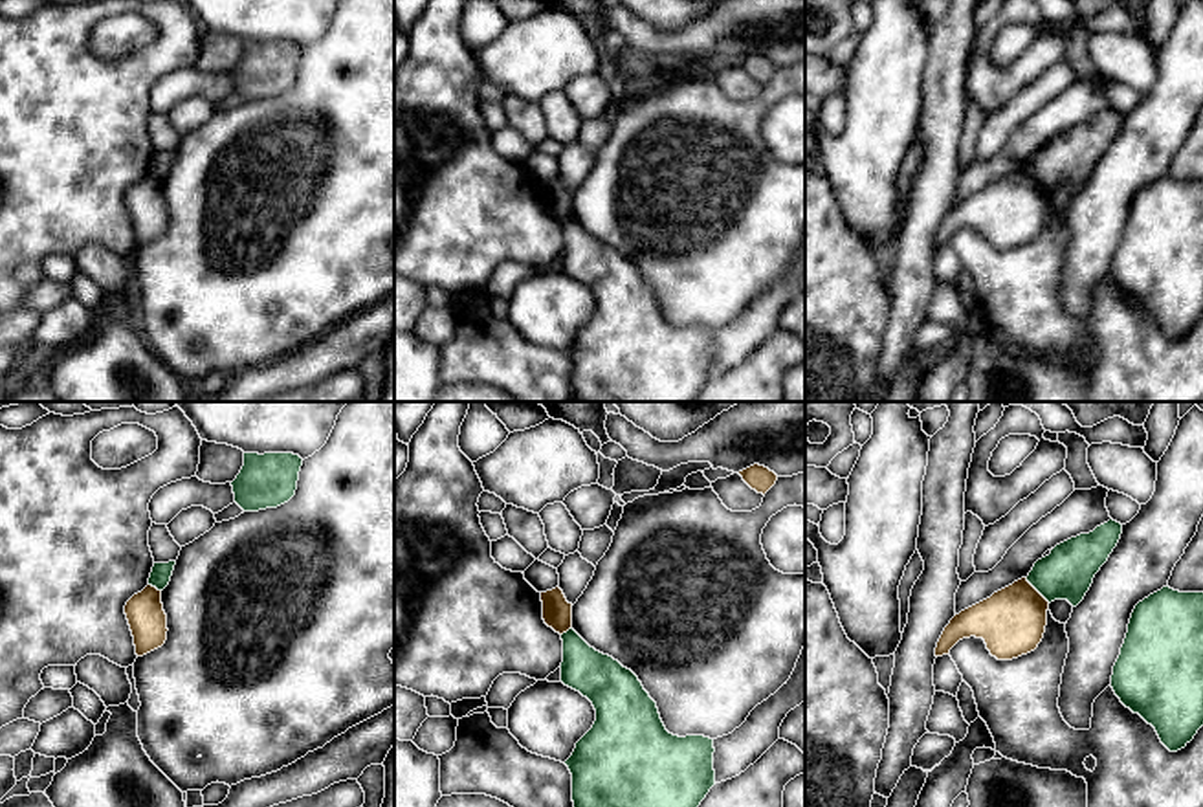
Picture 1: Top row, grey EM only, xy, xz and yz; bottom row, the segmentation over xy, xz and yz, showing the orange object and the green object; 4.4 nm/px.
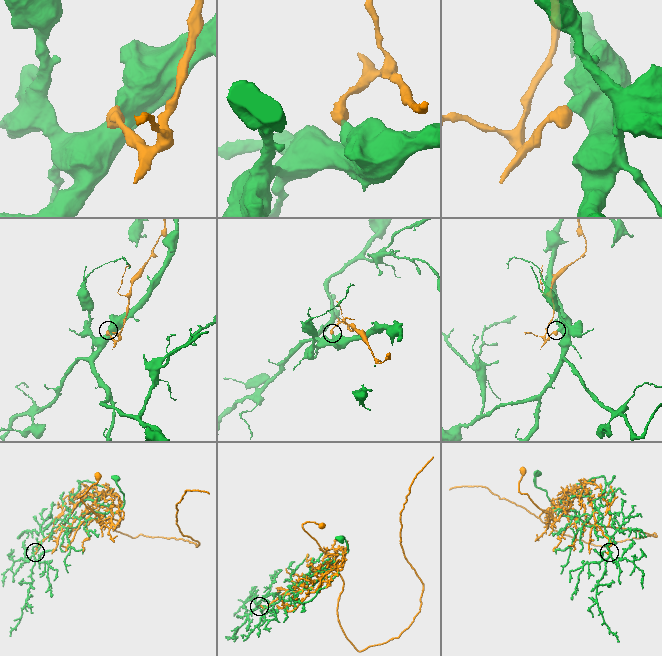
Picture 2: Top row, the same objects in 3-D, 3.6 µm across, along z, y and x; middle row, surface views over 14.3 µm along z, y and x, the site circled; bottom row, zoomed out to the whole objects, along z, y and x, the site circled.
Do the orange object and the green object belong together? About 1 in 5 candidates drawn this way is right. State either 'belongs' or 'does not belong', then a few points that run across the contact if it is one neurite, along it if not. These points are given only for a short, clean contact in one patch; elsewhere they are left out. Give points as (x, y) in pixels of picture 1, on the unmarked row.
does not belong | yz (1026, 167), (1049, 191)

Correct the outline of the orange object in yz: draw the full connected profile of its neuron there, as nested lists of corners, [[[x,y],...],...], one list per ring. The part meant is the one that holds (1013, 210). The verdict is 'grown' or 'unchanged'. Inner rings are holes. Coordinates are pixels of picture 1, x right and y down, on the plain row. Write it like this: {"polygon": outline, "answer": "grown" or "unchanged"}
{"polygon": [[[1021,167],[990,187],[961,200],[944,216],[935,246],[948,244],[963,227],[983,227],[998,249],[1012,249],[1038,237],[1049,191]]], "answer": "unchanged"}

